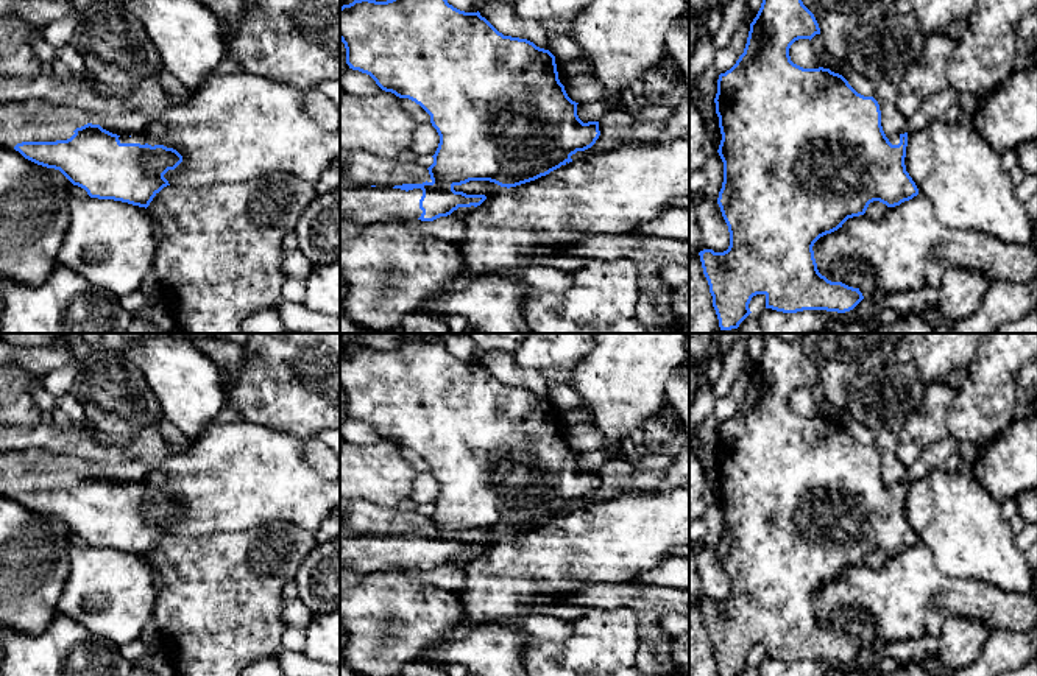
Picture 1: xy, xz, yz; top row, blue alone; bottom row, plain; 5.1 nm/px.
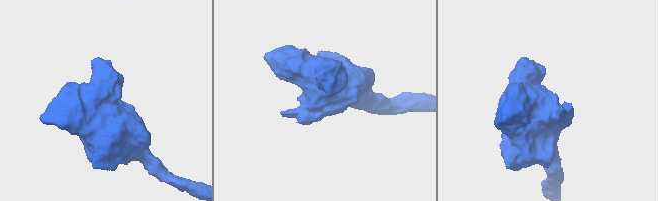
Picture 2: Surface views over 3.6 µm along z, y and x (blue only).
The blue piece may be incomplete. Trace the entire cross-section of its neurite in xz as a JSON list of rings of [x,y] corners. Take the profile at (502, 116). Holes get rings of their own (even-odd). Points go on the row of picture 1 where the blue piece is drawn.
[[[354,0],[352,3],[343,5],[340,8],[340,40],[345,44],[346,64],[349,69],[370,75],[382,90],[391,92],[399,98],[409,98],[419,104],[430,115],[430,123],[440,136],[438,148],[432,156],[434,164],[427,168],[432,179],[430,182],[426,181],[423,184],[402,184],[395,187],[371,185],[359,190],[343,192],[340,193],[340,221],[351,220],[356,224],[374,224],[390,218],[399,218],[405,221],[413,218],[421,221],[434,221],[440,217],[451,215],[458,207],[477,207],[491,195],[535,181],[560,168],[561,165],[572,162],[572,154],[591,148],[600,136],[599,121],[583,123],[579,118],[579,103],[568,97],[565,86],[560,83],[555,56],[549,50],[540,48],[527,39],[504,36],[485,17],[482,17],[479,11],[460,11],[449,5],[448,0]],[[469,181],[490,181],[491,184],[482,195],[466,195],[460,190],[460,185]]]

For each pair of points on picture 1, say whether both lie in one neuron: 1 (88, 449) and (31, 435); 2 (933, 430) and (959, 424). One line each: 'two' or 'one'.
1: one
2: two

